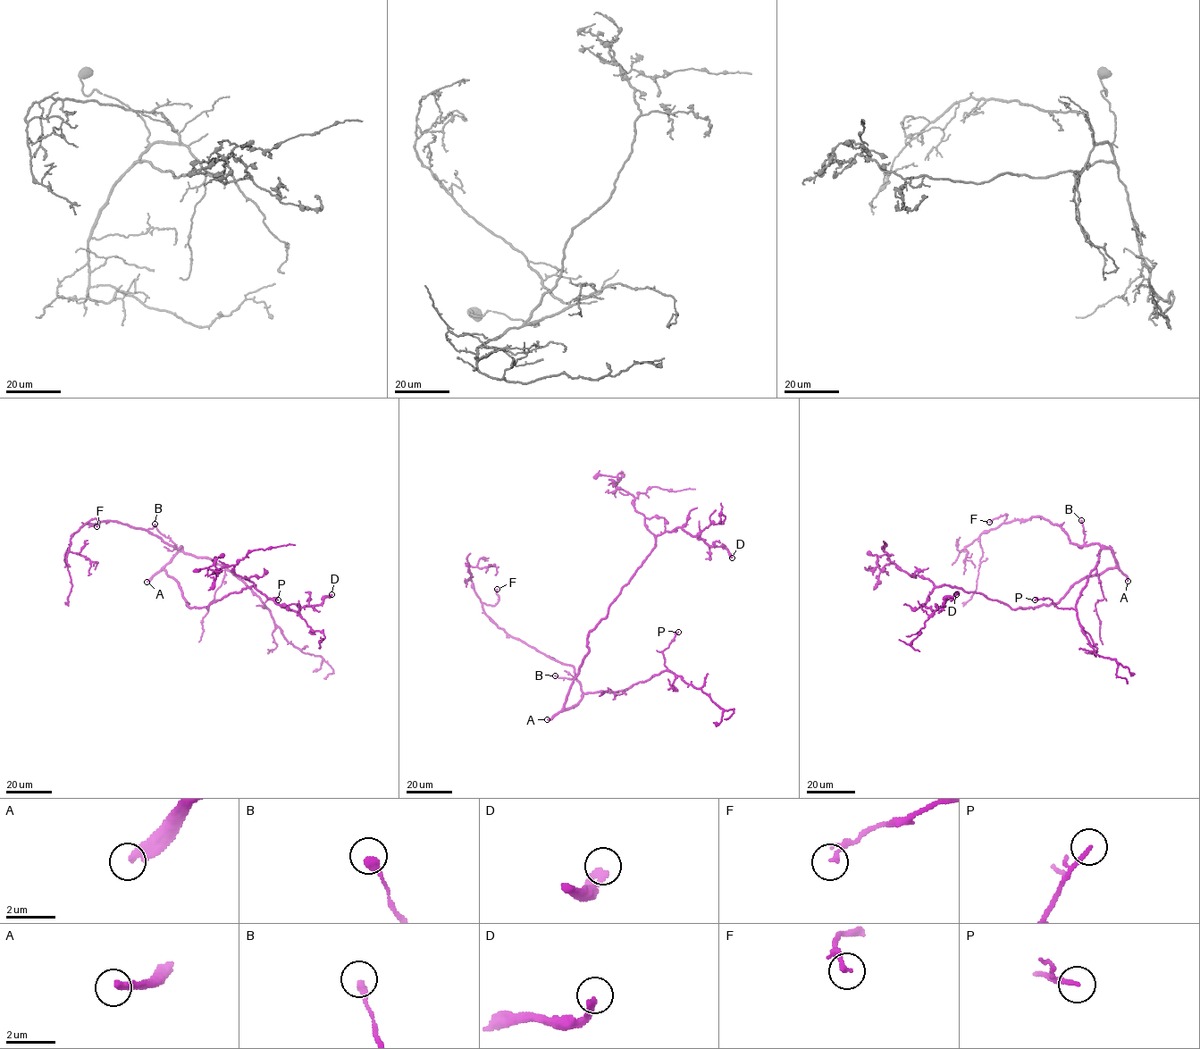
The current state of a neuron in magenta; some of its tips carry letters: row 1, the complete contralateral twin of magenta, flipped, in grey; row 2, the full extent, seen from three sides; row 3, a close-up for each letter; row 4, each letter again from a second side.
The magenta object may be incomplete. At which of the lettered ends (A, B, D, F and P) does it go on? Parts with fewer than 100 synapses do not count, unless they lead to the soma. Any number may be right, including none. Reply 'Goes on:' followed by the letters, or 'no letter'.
Goes on: A, D

